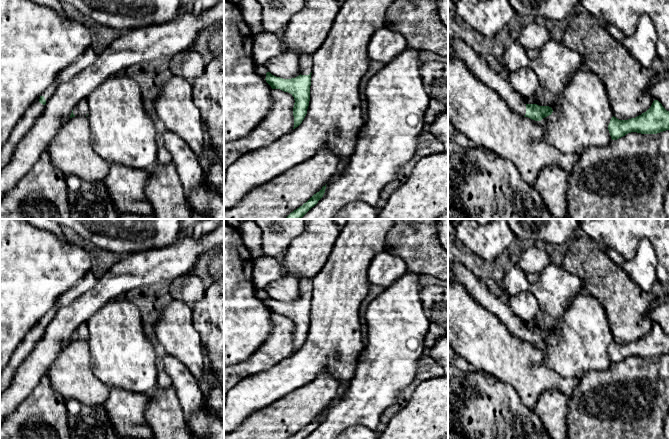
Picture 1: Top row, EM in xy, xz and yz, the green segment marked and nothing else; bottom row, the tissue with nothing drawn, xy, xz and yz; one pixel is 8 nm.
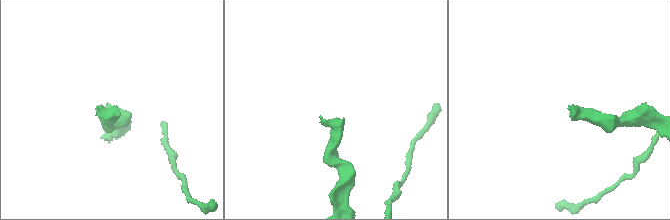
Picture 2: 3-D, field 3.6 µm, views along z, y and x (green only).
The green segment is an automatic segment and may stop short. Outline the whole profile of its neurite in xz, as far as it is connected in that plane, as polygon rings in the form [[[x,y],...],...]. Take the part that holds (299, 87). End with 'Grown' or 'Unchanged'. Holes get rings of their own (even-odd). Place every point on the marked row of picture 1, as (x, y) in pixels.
[[[309,54],[299,56],[300,75],[283,79],[266,73],[266,82],[272,89],[280,89],[290,93],[295,100],[293,107],[294,127],[298,127],[304,120],[310,101],[311,74],[313,70],[313,57]]]. Grown

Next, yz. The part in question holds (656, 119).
[[[658,100],[641,115],[628,120],[612,117],[608,125],[612,140],[617,140],[628,133],[657,134],[669,130],[669,111]]]. Unchanged

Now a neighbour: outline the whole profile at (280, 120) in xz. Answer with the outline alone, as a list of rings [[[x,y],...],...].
[[[272,89],[272,109],[267,117],[247,136],[224,143],[224,181],[228,168],[242,155],[264,149],[293,130],[294,97],[280,89]]]

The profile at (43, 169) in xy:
[[[44,151],[18,184],[0,197],[0,219],[69,219],[65,175]]]

